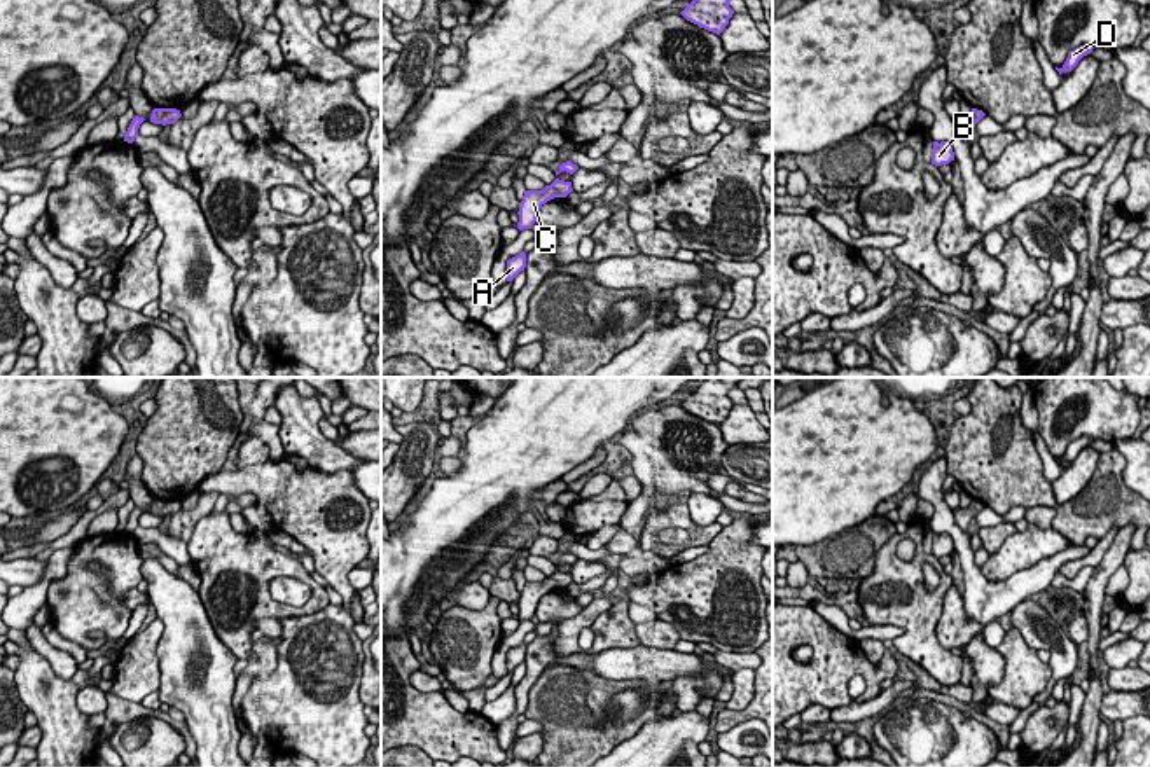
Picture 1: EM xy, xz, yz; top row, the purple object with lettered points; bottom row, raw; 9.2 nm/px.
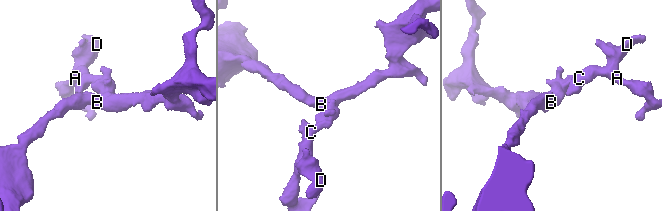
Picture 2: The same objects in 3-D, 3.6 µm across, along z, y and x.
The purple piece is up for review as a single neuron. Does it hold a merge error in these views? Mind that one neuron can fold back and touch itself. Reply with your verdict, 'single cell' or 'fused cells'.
single cell

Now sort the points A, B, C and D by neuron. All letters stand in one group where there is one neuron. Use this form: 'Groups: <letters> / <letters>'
Groups: A B C D

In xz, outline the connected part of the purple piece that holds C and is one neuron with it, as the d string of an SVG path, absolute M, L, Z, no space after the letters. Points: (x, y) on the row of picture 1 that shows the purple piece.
M556 178L551 185L545 185L542 190L524 190L523 201L519 203L519 222L517 229L531 229L537 222L540 208L554 199L566 197L572 192L572 182Z

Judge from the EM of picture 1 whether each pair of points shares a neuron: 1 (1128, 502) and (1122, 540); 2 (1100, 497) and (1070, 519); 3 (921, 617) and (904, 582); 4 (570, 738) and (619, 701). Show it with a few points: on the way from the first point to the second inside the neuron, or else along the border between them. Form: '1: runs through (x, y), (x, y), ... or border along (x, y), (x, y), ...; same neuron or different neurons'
1: border along (1131, 523), (1119, 530); different neurons
2: runs through (1093, 504), (1077, 519); same neuron
3: runs through (913, 608), (904, 600), (904, 591); same neuron
4: border along (626, 689), (609, 701), (617, 725); different neurons

